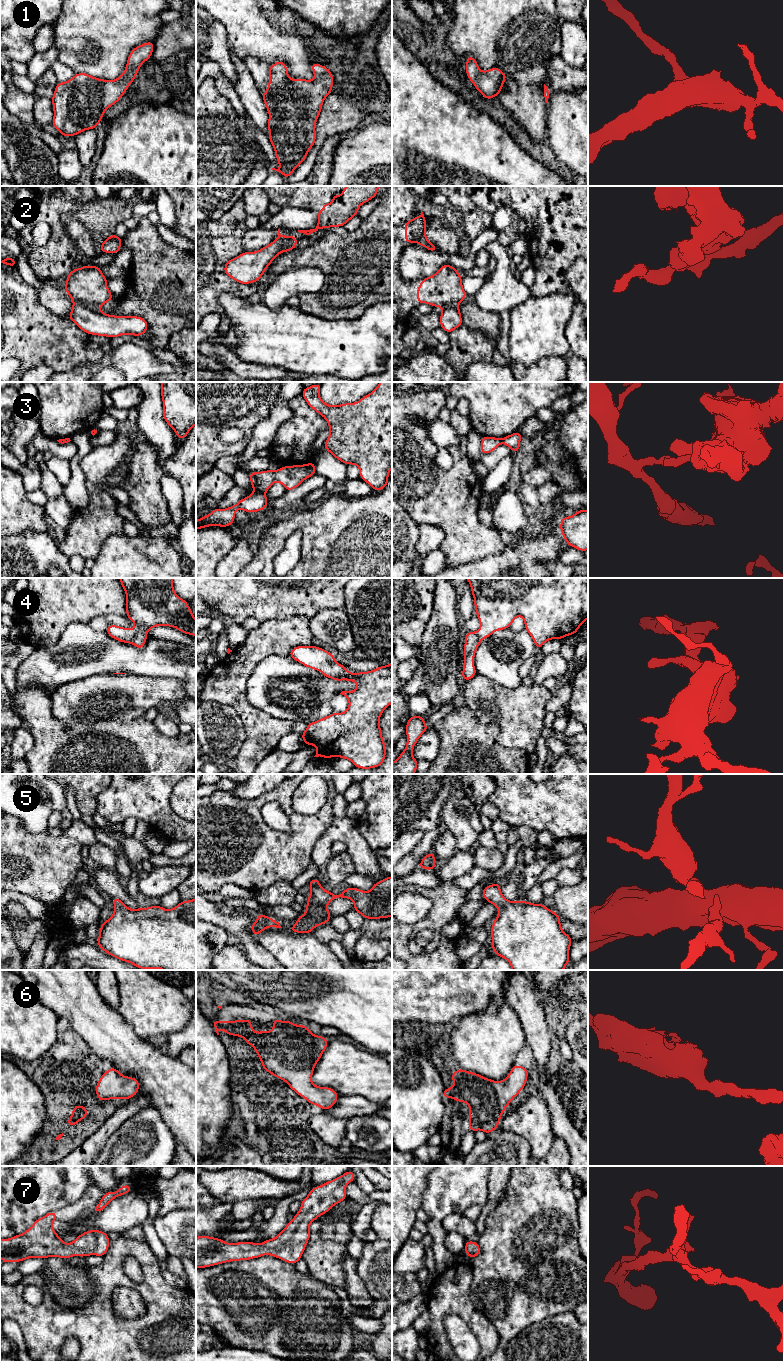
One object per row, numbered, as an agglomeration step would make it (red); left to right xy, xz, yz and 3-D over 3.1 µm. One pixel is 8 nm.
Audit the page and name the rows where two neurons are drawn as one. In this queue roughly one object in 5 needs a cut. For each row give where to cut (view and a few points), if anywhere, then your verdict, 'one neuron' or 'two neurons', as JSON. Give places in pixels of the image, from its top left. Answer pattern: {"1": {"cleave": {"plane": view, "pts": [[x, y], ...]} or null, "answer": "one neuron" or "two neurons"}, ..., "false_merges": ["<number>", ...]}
{"1": {"cleave": null, "answer": "one neuron"}, "2": {"cleave": {"plane": "xy", "pts": [[74, 301], [98, 310]]}, "answer": "two neurons"}, "3": {"cleave": {"plane": "xz", "pts": [[255, 489], [264, 493]]}, "answer": "two neurons"}, "4": {"cleave": null, "answer": "one neuron"}, "5": {"cleave": null, "answer": "one neuron"}, "6": {"cleave": null, "answer": "one neuron"}, "7": {"cleave": null, "answer": "one neuron"}, "false_merges": ["2", "3"]}

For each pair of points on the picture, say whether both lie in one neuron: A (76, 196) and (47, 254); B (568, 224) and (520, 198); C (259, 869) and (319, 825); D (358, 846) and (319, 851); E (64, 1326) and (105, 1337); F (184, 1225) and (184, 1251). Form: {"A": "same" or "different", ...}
{"A": "same", "B": "same", "C": "same", "D": "same", "E": "same", "F": "same"}

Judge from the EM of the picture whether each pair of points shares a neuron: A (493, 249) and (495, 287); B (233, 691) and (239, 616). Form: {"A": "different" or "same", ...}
{"A": "same", "B": "different"}

